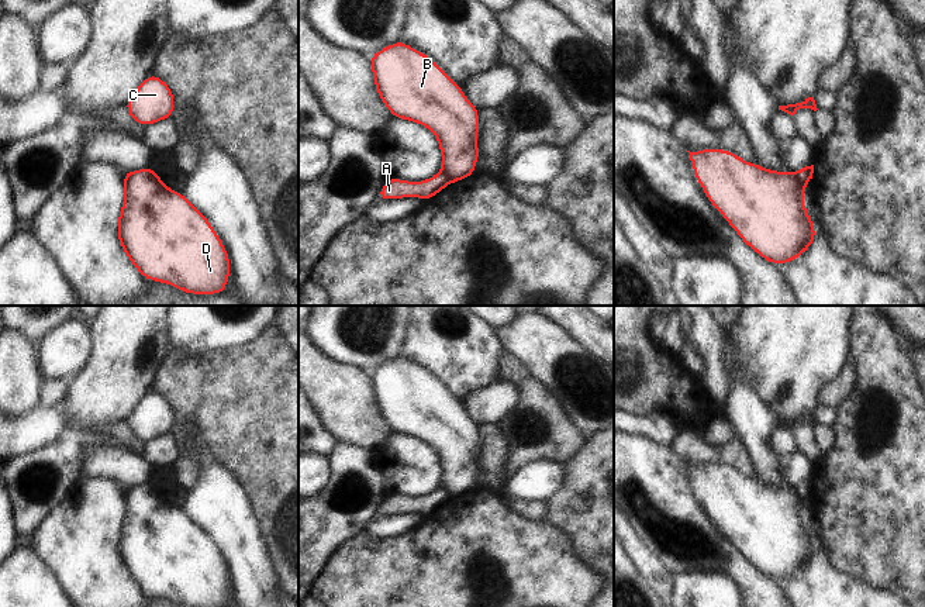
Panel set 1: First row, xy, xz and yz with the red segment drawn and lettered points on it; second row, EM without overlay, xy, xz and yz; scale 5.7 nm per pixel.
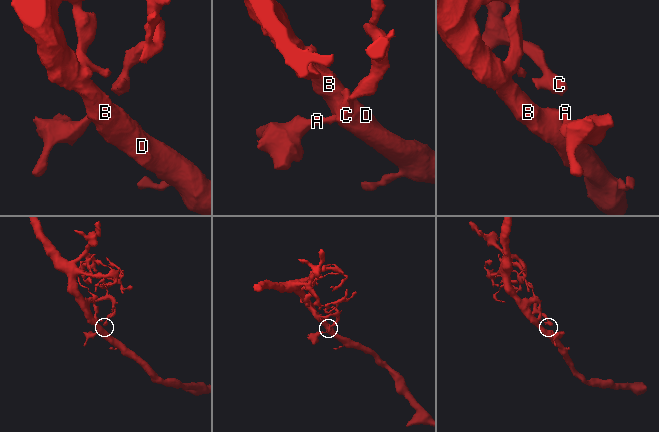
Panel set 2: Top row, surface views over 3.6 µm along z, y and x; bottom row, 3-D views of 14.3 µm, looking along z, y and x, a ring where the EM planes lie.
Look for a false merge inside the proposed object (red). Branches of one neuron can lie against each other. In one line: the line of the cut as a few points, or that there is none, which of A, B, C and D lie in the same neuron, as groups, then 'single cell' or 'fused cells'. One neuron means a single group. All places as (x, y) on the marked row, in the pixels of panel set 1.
cut in yz along (796, 172), (807, 183); A / B C D; fused cells

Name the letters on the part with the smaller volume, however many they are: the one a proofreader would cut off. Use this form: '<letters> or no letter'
A

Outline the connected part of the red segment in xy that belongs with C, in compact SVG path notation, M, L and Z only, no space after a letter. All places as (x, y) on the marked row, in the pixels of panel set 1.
M149 75L128 99L125 110L144 127L172 118L175 97L170 87L158 76Z

